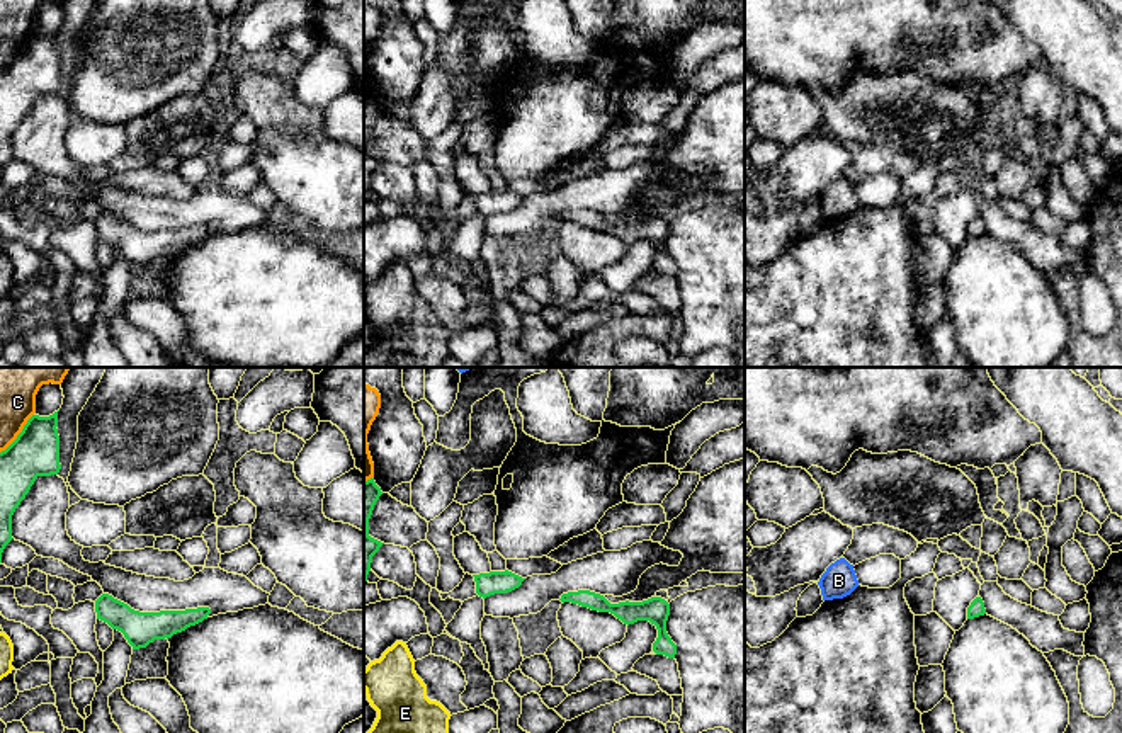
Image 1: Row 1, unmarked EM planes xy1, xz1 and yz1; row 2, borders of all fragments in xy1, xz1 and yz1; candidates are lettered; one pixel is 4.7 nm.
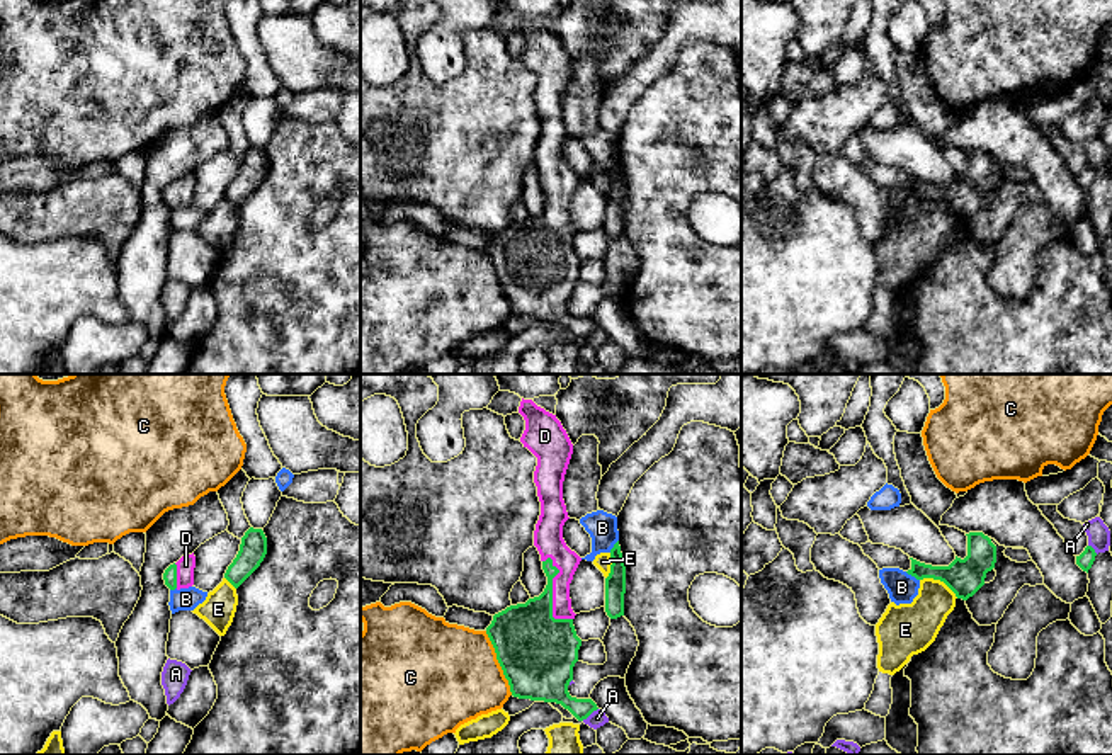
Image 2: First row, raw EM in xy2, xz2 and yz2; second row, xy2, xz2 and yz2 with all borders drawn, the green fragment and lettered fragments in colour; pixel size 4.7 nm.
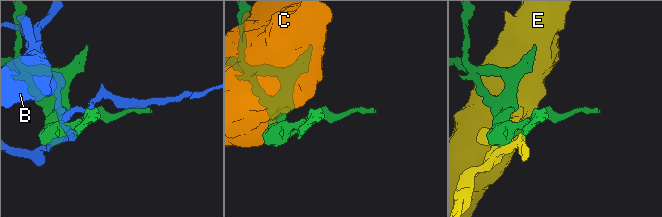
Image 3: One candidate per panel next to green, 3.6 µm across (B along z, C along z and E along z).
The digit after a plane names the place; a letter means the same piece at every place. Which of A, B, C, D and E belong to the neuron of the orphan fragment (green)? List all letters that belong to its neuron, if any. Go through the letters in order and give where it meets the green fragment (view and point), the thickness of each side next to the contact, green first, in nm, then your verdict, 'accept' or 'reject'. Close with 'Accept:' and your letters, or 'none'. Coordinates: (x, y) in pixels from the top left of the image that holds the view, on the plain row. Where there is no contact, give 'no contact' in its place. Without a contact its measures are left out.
A: contact xz2 (589, 334); calibres 200 and 80 nm; reject
B: contact yz2 (912, 194); calibres 180 and 140 nm; reject
C: contact xz2 (499, 281); calibres 360 and 480 nm; reject
D: contact xz2 (551, 215); calibres 340 and 140 nm; accept
E: contact yz2 (939, 198); calibres 180 and 220 nm; reject
Accept: D

